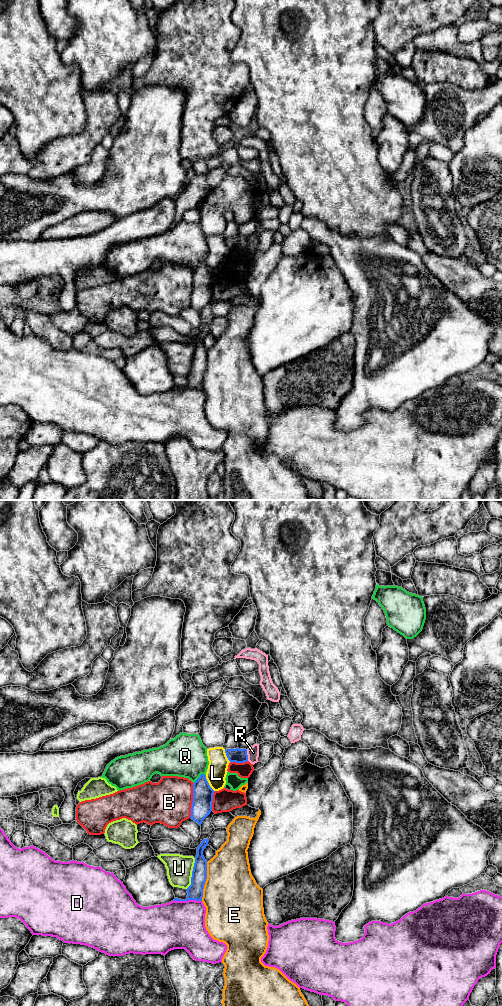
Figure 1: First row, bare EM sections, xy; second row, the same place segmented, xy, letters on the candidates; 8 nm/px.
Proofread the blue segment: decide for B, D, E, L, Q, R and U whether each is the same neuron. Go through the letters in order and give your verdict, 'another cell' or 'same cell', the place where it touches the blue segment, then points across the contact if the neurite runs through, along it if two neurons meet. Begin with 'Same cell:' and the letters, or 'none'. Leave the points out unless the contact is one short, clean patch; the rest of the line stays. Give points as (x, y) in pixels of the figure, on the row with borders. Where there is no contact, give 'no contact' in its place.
Same cell: none
B: another cell; contact xy (193, 800)
D: another cell; contact xy (187, 900)
E: another cell; contact xy (205, 881)
L: another cell; contact xy (208, 784); border xy (205, 776), (209, 786), (214, 791)
Q: another cell; contact xy (200, 776)
R: another cell; contact xy (247, 755); border xy (246, 750), (248, 760)
U: another cell; contact xy (192, 874)

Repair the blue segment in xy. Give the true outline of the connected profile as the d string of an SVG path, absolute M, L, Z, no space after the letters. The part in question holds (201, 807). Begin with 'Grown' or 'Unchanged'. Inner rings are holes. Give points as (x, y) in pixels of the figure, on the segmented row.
Unchanged. M201 774L193 784L193 802L190 818L200 826L212 811L214 792L204 774Z

